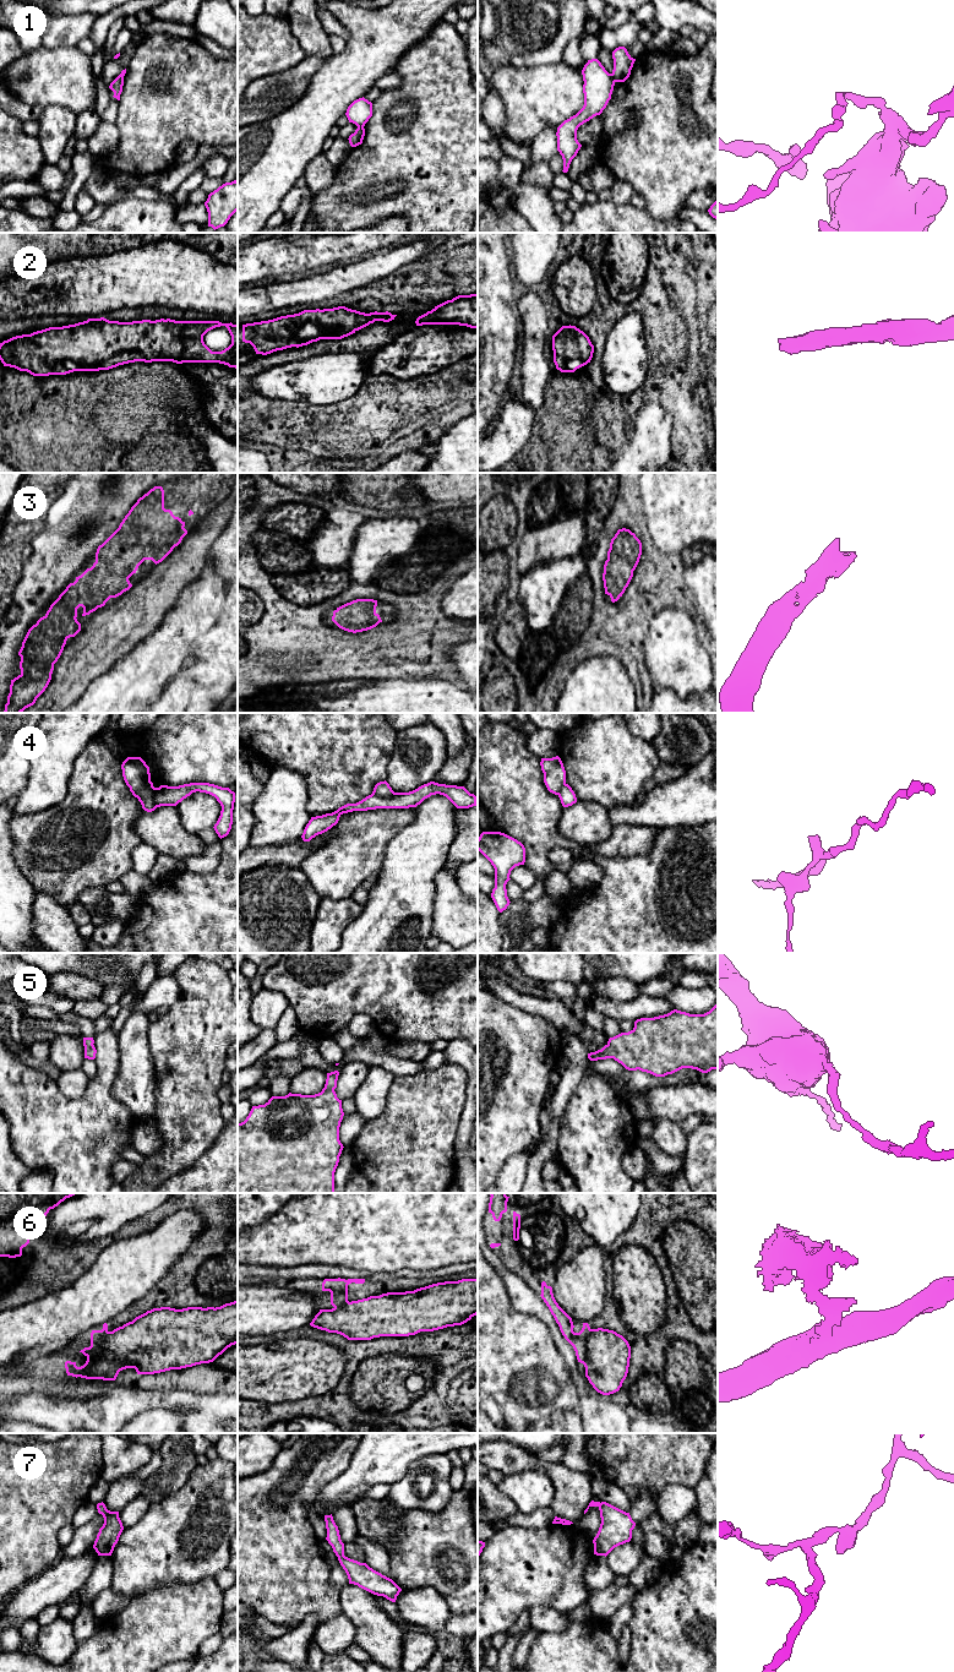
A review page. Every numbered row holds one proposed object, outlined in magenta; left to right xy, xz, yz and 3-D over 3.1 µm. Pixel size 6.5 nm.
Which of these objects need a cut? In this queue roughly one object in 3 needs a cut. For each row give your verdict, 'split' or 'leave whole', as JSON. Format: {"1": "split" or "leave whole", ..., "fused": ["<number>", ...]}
{"1": "split", "2": "leave whole", "3": "leave whole", "4": "split", "5": "leave whole", "6": "split", "7": "leave whole", "fused": ["1", "4", "6"]}

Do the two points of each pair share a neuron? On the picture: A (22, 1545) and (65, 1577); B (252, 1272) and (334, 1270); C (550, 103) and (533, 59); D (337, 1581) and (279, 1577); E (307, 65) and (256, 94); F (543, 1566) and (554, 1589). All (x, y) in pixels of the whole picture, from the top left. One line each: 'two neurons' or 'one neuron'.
A: two neurons
B: one neuron
C: two neurons
D: two neurons
E: one neuron
F: one neuron

